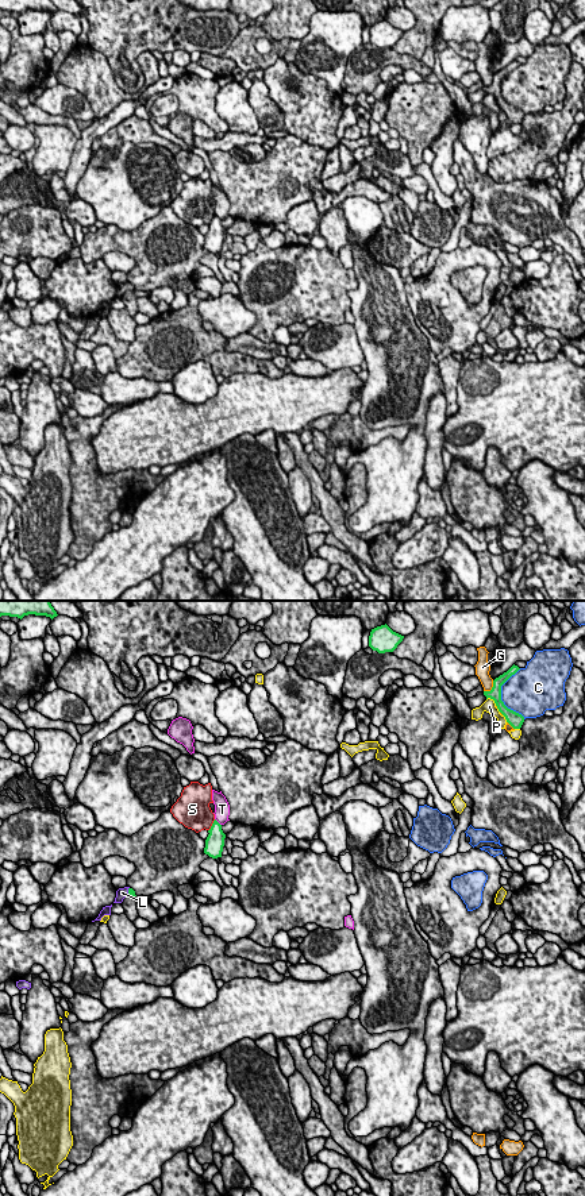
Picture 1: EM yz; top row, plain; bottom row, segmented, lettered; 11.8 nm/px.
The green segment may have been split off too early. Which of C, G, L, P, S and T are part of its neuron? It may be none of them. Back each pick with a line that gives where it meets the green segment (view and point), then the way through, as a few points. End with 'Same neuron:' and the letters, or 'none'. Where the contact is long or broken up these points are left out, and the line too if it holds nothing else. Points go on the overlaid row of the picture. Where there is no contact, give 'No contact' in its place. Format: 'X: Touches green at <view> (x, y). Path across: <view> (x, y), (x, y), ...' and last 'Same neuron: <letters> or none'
L: Touches green at yz (129, 891). Path across: yz (131, 891), (129, 891), (122, 892)
Same neuron: L

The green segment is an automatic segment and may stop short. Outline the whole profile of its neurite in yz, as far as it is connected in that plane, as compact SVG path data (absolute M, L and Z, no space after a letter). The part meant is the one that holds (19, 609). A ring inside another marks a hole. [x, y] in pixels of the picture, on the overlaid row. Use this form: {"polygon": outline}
{"polygon": "M0 601L0 617L9 616L22 620L28 614L46 616L51 620L58 616L50 601Z"}

